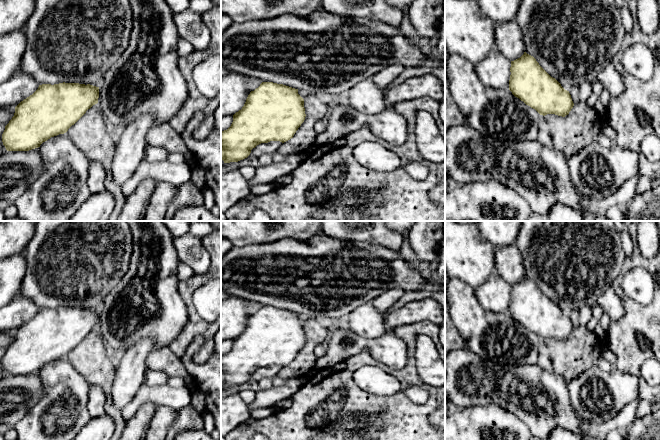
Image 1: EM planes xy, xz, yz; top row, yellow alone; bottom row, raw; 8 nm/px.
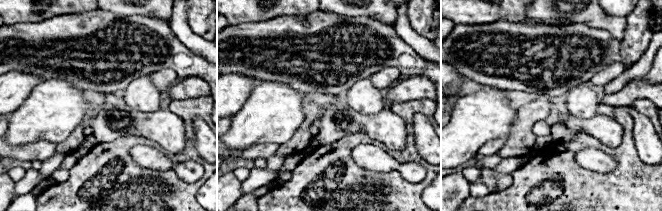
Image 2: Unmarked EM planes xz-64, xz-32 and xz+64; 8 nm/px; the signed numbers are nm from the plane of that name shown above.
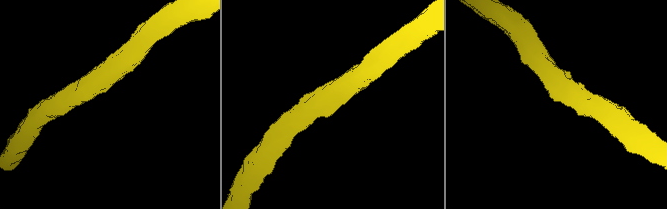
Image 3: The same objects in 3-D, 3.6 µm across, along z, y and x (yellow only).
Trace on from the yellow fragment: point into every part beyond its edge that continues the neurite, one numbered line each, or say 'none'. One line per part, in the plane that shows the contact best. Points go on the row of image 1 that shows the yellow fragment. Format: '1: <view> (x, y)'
none

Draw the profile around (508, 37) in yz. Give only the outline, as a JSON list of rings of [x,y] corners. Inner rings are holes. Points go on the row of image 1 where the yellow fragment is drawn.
[[[515,20],[494,24],[495,46],[508,60],[514,61],[525,52],[523,33]]]

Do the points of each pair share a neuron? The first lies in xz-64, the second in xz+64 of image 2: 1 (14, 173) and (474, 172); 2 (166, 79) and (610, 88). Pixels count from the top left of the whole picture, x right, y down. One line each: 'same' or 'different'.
1: same
2: different

